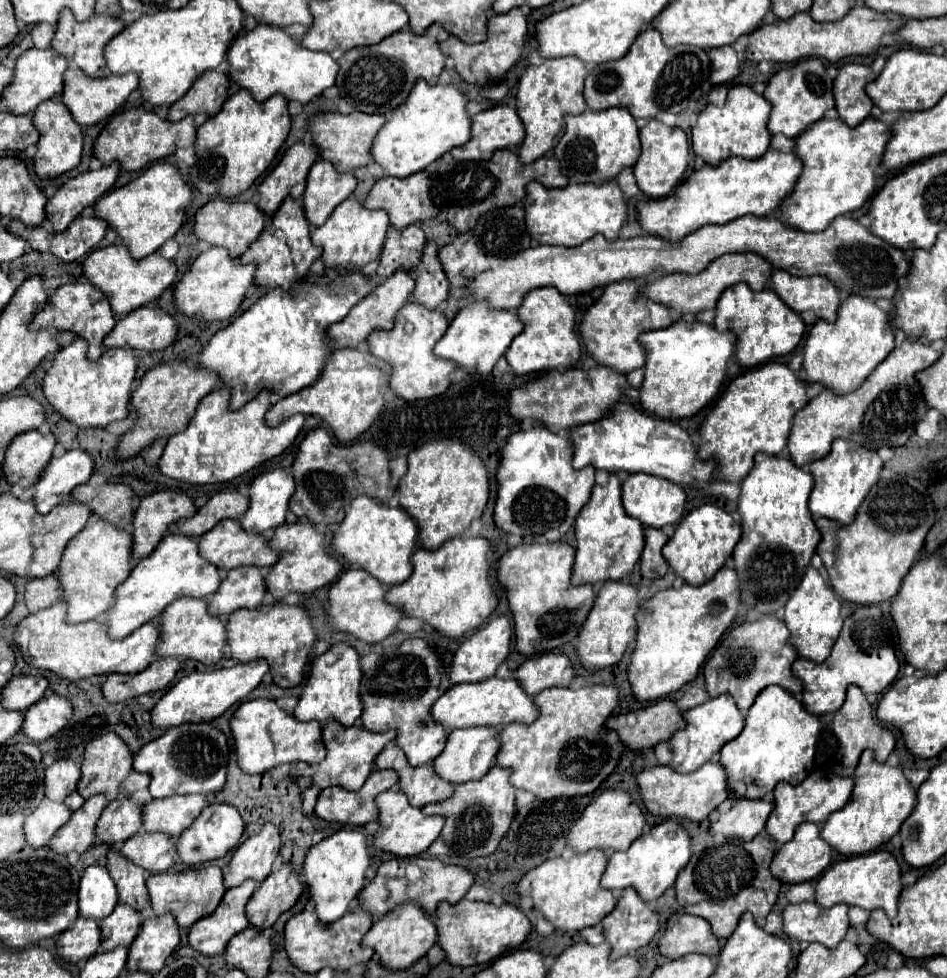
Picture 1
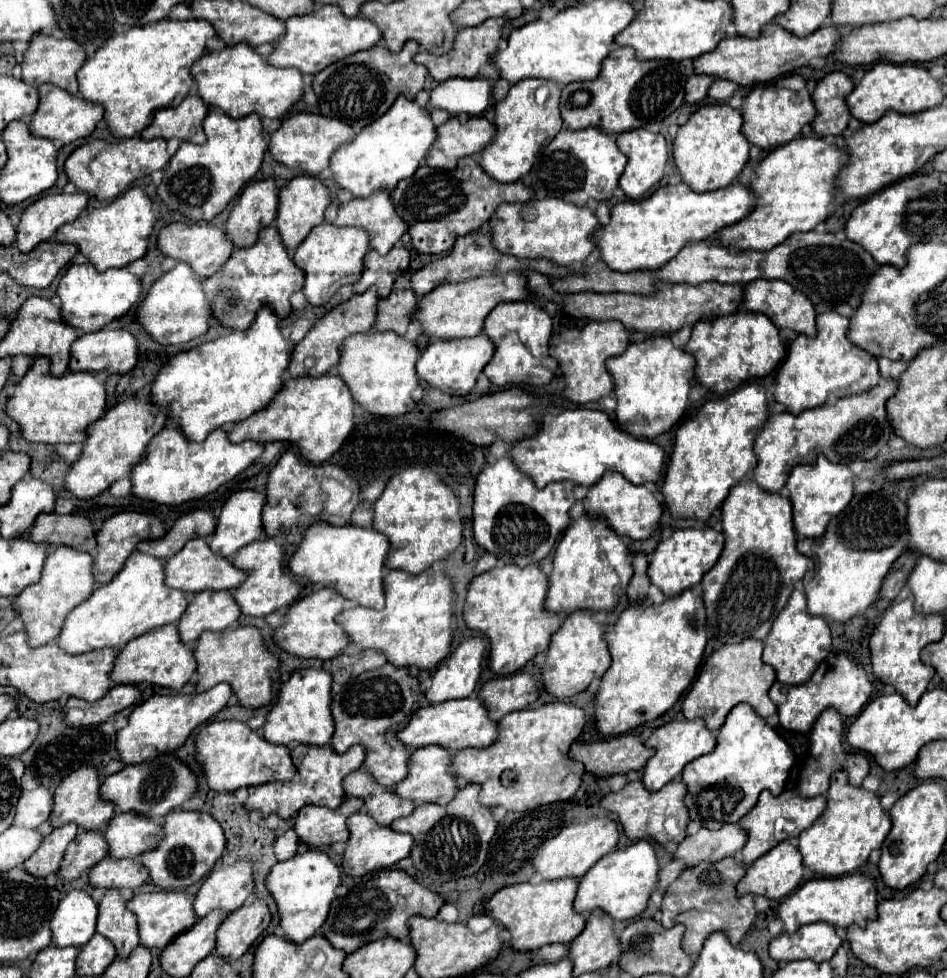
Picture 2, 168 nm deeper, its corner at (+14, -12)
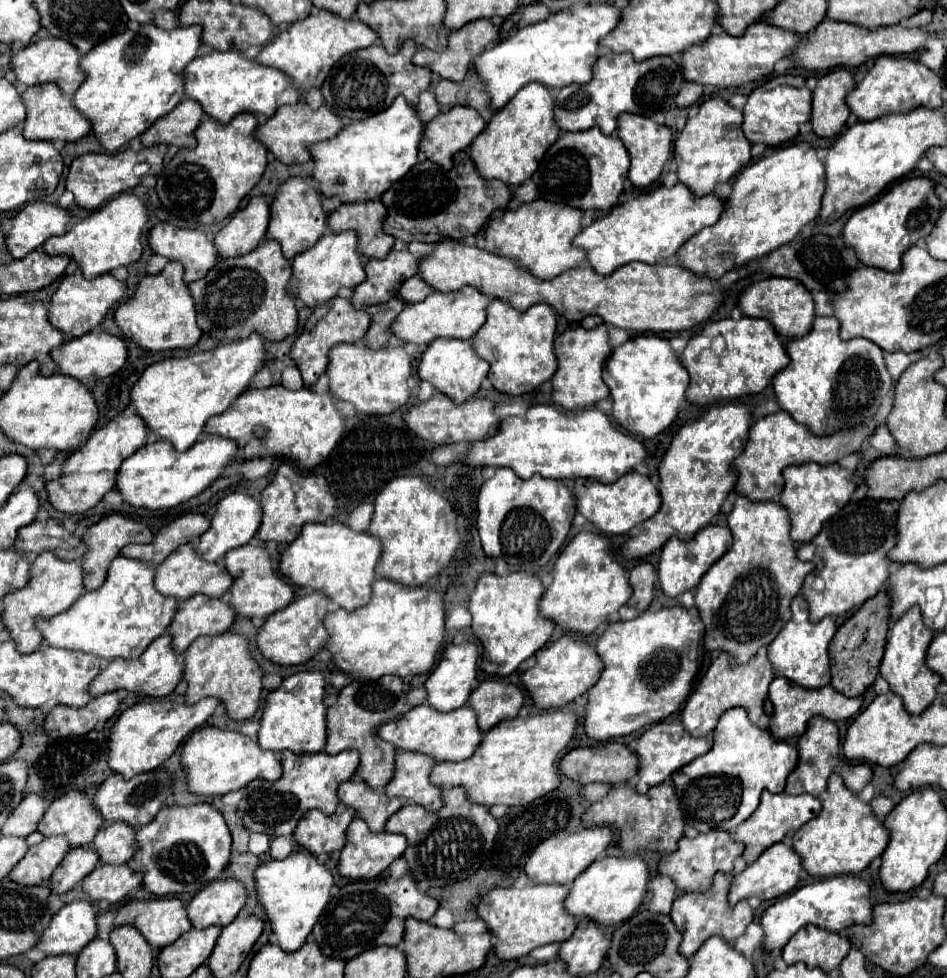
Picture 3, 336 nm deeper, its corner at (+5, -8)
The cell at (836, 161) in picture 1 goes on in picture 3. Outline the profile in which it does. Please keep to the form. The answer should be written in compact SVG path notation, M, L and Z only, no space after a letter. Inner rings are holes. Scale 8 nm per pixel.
M800 141L800 143L790 143L790 145L776 149L772 155L762 157L760 161L744 167L744 171L738 173L736 181L732 183L732 193L724 199L724 213L720 215L720 219L712 227L704 227L698 235L694 235L690 241L686 241L678 249L678 253L676 253L678 263L682 267L686 267L688 271L706 275L706 279L718 279L724 273L728 273L730 269L736 269L746 263L752 263L754 259L766 257L770 251L778 249L780 245L790 243L806 223L810 223L818 217L824 187L826 187L824 161L818 157L816 149L810 143ZM728 251L734 253L734 267L716 267L712 259L718 253L728 253Z

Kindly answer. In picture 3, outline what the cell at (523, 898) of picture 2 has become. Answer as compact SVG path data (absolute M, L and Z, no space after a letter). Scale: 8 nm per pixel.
M526 885L522 889L490 889L476 907L478 917L488 925L490 933L496 935L494 955L498 959L518 959L528 955L532 949L548 943L562 943L570 939L576 929L576 919L566 915L564 899L568 887L564 885Z

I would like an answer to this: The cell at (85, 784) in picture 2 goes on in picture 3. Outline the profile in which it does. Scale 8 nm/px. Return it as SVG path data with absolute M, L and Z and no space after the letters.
M70 791L48 807L42 823L38 823L38 831L44 837L64 835L68 839L68 847L76 849L96 837L102 821L102 815L82 791Z

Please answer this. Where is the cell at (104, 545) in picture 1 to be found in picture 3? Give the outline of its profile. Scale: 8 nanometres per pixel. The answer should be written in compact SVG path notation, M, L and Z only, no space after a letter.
M40 553L30 567L30 583L22 587L22 591L14 591L6 595L4 601L4 611L2 611L2 621L6 629L10 631L18 653L30 653L36 651L42 643L42 635L38 635L34 623L36 619L48 619L54 617L66 607L70 607L86 589L82 585L82 565L80 561L60 561L52 553Z

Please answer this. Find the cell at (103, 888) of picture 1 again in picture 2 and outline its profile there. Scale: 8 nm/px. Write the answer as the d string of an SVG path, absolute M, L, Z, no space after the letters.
M69 891L51 921L53 941L59 947L83 947L95 933L97 921L97 903L85 891Z

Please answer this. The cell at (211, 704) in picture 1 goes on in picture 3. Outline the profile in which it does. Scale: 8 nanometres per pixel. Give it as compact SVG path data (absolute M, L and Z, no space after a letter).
M212 697L200 699L196 705L184 705L172 701L150 701L150 703L142 701L122 711L114 727L110 729L108 767L114 773L122 773L124 779L132 779L138 773L158 769L194 729L206 723L206 719L214 713L216 705L218 701Z

